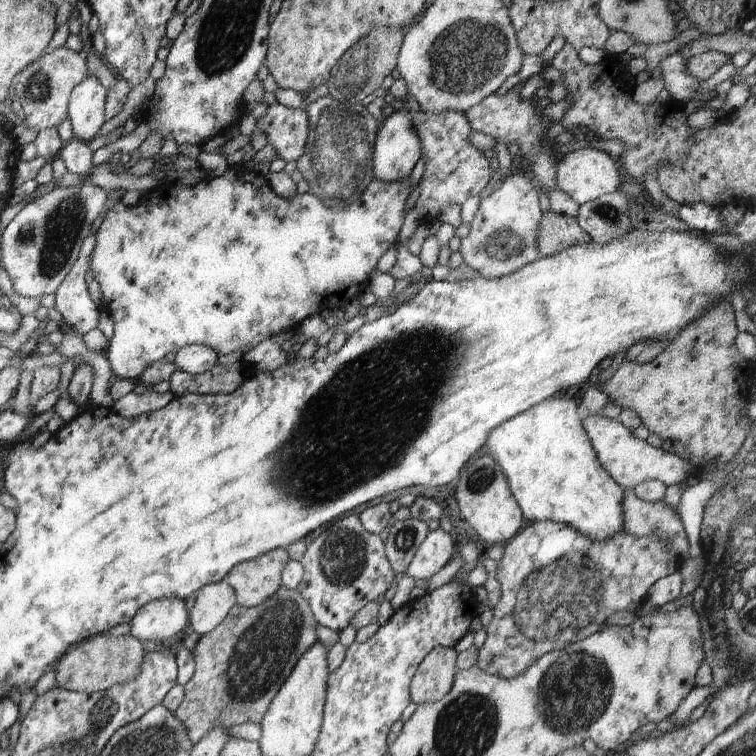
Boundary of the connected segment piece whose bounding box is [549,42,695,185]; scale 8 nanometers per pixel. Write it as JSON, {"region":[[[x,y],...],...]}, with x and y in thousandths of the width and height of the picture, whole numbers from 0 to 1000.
{"region":[[[749,56],[726,87],[745,98],[742,111],[750,119],[747,132],[755,134],[741,164],[751,175],[762,167],[770,169],[772,176],[776,172],[786,175],[798,185],[820,185],[825,189],[827,197],[817,209],[824,214],[824,228],[836,233],[837,241],[852,245],[853,230],[860,224],[870,228],[870,217],[905,217],[919,172],[909,164],[909,152],[903,143],[889,134],[880,138],[868,134],[862,138],[843,135],[836,130],[837,118],[829,107],[828,86],[815,74],[802,70],[796,81],[780,86],[772,83],[765,75],[765,67]]]}

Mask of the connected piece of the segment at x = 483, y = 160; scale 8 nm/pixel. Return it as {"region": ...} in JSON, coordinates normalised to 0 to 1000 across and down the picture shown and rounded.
{"region":[[[552,147],[542,149],[548,172],[553,175],[553,183],[558,188],[558,206],[561,209],[562,226],[554,241],[556,259],[550,265],[549,275],[556,283],[556,292],[570,294],[581,286],[582,275],[593,270],[614,270],[622,259],[632,259],[646,243],[651,224],[648,210],[639,201],[630,197],[622,189],[622,176],[626,175],[619,164],[619,157],[612,148],[587,147],[583,149],[563,149]]]}

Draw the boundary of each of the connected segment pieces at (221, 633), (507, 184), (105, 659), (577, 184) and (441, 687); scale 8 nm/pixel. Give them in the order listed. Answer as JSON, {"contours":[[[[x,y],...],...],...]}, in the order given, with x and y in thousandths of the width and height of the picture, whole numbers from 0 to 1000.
{"contours":[[[[376,774],[368,778],[362,788],[353,791],[341,802],[321,803],[315,798],[310,799],[302,815],[280,836],[269,839],[254,860],[258,888],[251,902],[242,907],[242,927],[230,942],[246,963],[251,981],[255,985],[262,984],[288,960],[304,963],[325,955],[344,959],[357,930],[373,910],[373,905],[381,899],[394,873],[421,847],[418,825],[419,820],[410,800],[397,782],[378,778]]],[[[677,226],[651,255],[636,262],[632,278],[622,296],[620,310],[610,316],[612,347],[635,360],[638,366],[661,368],[716,343],[709,323],[712,299],[718,286],[712,266],[713,247],[702,231]]],[[[127,839],[127,841],[120,841],[116,847],[110,847],[106,852],[94,856],[87,865],[82,865],[74,878],[73,905],[89,914],[135,915],[153,905],[177,899],[188,884],[193,864],[185,847],[176,841]]],[[[765,197],[757,200],[738,214],[735,246],[749,254],[769,274],[772,269],[788,265],[792,259],[824,250],[823,228],[817,226],[815,209],[790,197]]],[[[573,857],[554,878],[541,910],[544,927],[553,931],[579,929],[595,915],[606,865],[602,858]]]]}

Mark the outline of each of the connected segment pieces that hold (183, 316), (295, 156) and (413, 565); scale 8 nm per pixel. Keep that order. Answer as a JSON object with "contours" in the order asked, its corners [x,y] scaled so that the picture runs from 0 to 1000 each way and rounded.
{"contours":[[[[302,221],[296,231],[288,234],[274,233],[267,241],[262,241],[254,249],[233,247],[220,249],[213,257],[214,266],[202,270],[197,259],[188,259],[185,267],[177,274],[168,274],[160,265],[153,267],[147,278],[140,282],[136,294],[127,307],[127,323],[124,333],[119,339],[119,357],[123,360],[124,372],[132,376],[135,397],[134,410],[138,410],[151,423],[151,443],[144,450],[142,466],[148,492],[163,501],[177,501],[205,479],[214,478],[220,468],[235,466],[249,456],[272,458],[280,460],[288,471],[307,466],[332,464],[344,458],[349,450],[361,448],[384,437],[393,438],[399,423],[410,418],[421,417],[426,410],[454,409],[456,405],[474,396],[474,388],[487,377],[489,361],[497,356],[500,345],[516,328],[525,325],[525,315],[530,307],[533,291],[537,286],[537,263],[546,253],[542,233],[534,238],[521,241],[505,241],[497,235],[487,243],[487,249],[479,254],[476,265],[471,270],[463,270],[452,278],[437,278],[431,275],[419,259],[407,254],[392,257],[389,262],[373,262],[361,249],[357,249],[349,233],[340,228],[312,228],[312,222]]],[[[368,135],[356,138],[352,152],[339,159],[339,168],[349,175],[368,209],[380,216],[392,214],[402,204],[402,190],[410,175],[403,142],[385,144]]],[[[585,698],[569,702],[554,721],[536,759],[549,767],[566,767],[603,735],[602,720],[595,705]]]]}

